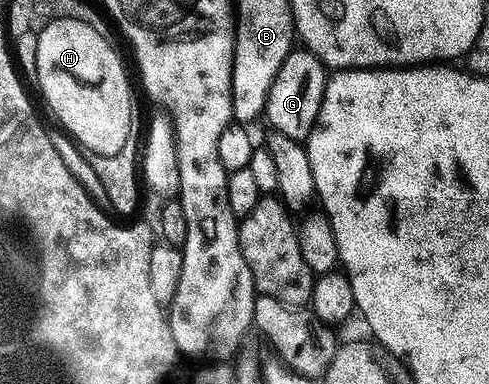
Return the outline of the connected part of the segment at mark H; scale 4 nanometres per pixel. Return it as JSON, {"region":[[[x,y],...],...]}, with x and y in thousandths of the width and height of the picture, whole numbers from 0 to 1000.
{"region":[[[108,52],[76,91],[70,211],[80,219],[80,234],[88,242],[98,281],[112,294],[115,313],[125,323],[121,328],[133,333],[135,346],[172,393],[207,406],[231,406],[247,396],[247,385],[256,385],[256,365],[272,357],[266,328],[268,214],[260,206],[260,182],[252,174],[241,135],[227,122],[227,109],[215,91],[211,78],[190,73],[166,52]]]}

